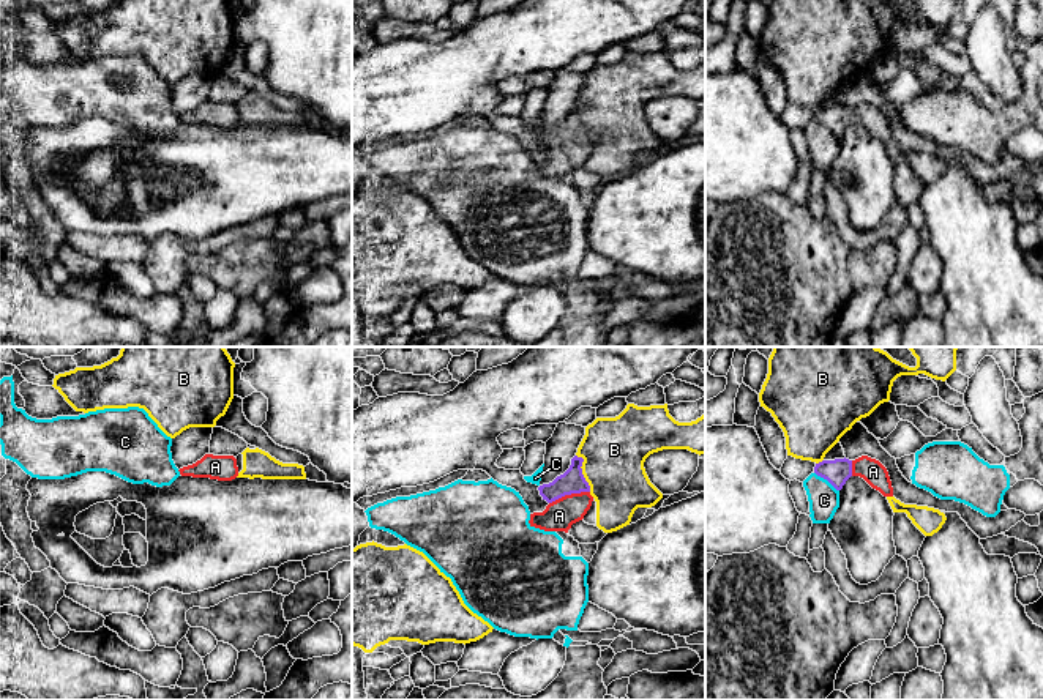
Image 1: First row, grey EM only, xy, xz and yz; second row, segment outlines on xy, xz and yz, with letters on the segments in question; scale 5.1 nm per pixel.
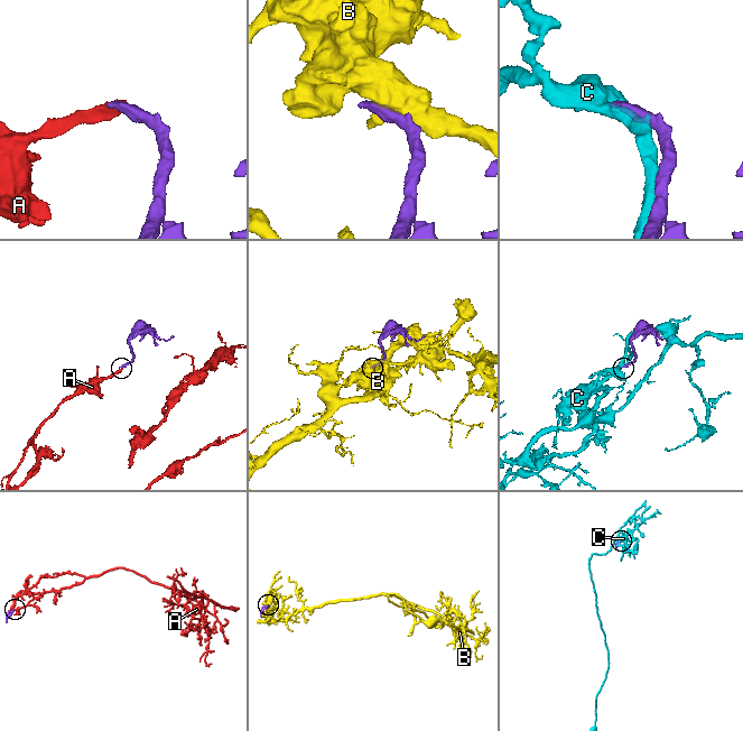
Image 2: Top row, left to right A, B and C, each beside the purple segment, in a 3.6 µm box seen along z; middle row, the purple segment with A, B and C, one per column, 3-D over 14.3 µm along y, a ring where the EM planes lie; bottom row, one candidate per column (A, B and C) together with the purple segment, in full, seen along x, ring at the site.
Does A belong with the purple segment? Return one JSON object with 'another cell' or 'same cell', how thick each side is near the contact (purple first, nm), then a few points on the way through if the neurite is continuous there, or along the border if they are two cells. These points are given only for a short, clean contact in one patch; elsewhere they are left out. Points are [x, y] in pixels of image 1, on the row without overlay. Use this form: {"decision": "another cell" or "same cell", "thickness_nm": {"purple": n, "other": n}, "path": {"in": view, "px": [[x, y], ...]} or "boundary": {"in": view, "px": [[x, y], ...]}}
{"decision": "same cell", "thickness_nm": {"purple": 120, "other": 160}, "path": {"in": "xz", "px": [[571, 128], [568, 141], [568, 150], [559, 163]]}}

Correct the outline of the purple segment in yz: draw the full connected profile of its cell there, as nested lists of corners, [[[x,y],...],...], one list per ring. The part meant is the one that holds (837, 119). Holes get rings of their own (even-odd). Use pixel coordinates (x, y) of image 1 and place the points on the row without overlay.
[[[862,102],[855,107],[835,106],[816,110],[814,120],[827,126],[836,137],[841,137],[850,123],[863,125],[884,143],[893,143],[893,134],[887,115],[876,106]]]

